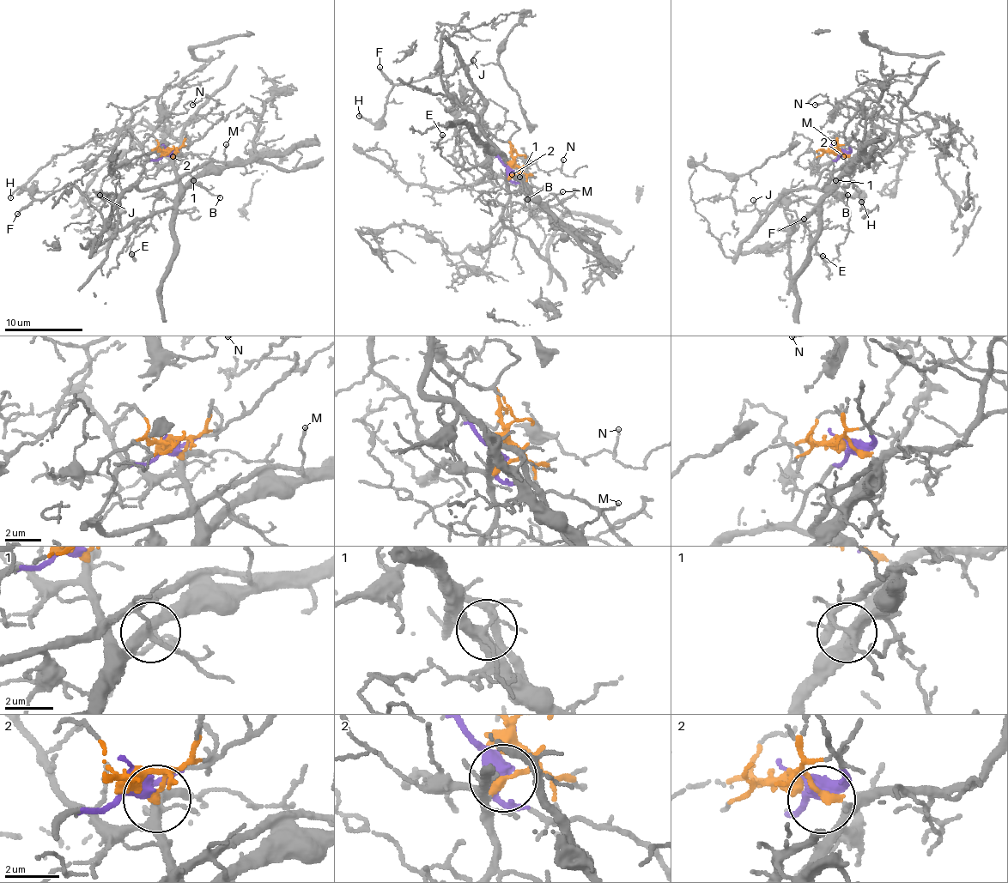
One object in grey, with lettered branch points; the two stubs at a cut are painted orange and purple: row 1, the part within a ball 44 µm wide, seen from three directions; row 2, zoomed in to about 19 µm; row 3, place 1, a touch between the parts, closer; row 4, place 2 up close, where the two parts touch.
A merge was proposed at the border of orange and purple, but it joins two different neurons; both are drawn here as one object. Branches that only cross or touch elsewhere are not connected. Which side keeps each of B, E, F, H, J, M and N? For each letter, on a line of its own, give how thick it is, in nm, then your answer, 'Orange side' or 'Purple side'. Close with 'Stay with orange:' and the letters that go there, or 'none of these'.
B: Thickness 120 nm. Purple side
E: Thickness 110 nm. Purple side
F: Thickness 160 nm. Purple side
H: Thickness 150 nm. Purple side
J: Thickness 80 nm. Purple side
M: Thickness 120 nm. Orange side
N: Thickness 100 nm. Orange side
Stay with orange: M, N

